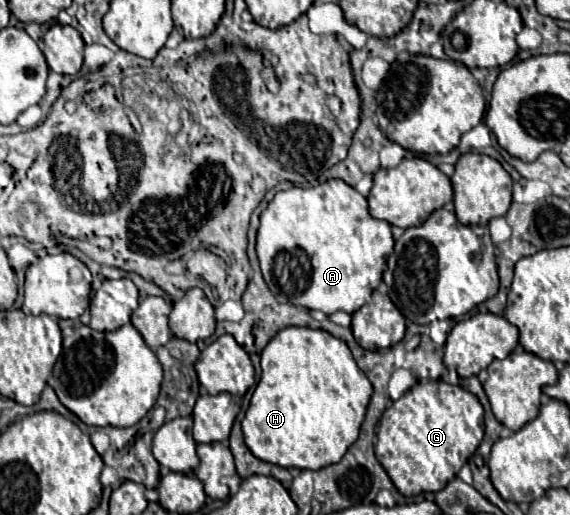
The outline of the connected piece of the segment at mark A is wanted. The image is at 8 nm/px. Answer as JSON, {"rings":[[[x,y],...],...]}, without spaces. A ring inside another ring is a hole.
{"rings":[[[329,179],[309,189],[293,187],[287,191],[279,191],[261,213],[257,255],[265,283],[275,295],[283,295],[289,303],[307,309],[319,309],[325,315],[333,315],[335,311],[353,313],[361,309],[381,283],[383,271],[387,269],[387,257],[391,253],[391,225],[387,221],[371,217],[367,199],[341,179]]]}

